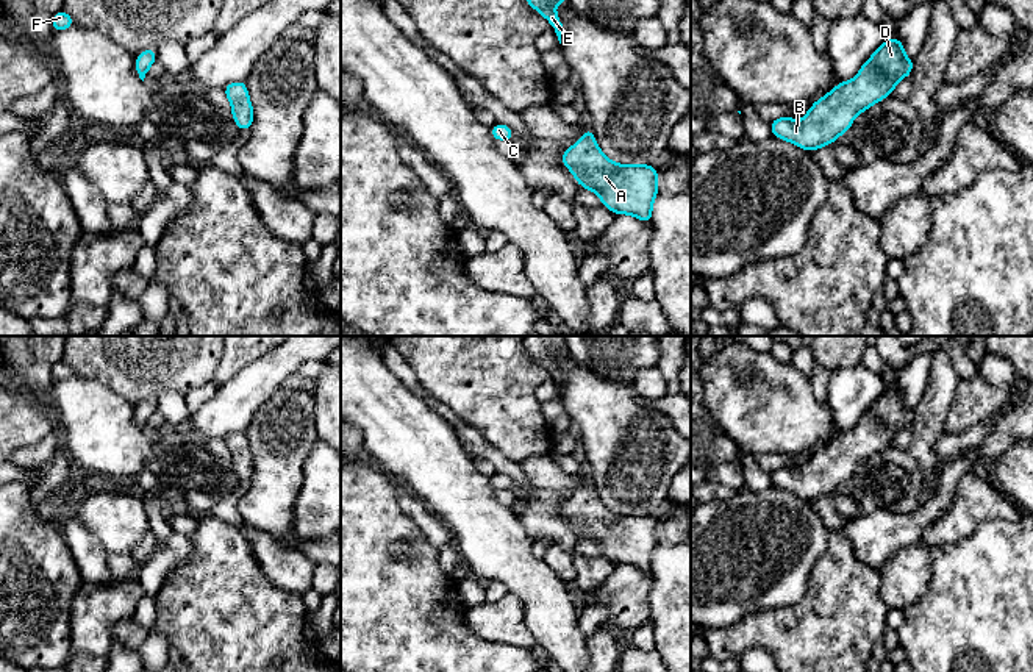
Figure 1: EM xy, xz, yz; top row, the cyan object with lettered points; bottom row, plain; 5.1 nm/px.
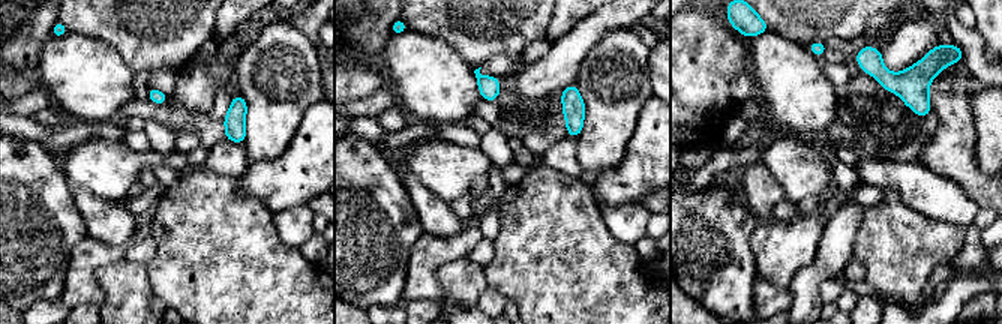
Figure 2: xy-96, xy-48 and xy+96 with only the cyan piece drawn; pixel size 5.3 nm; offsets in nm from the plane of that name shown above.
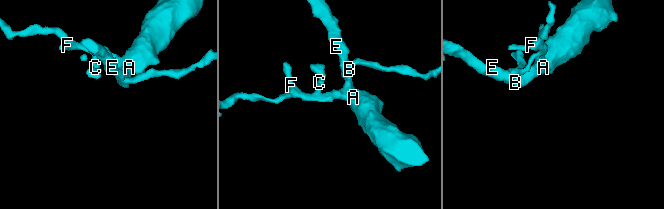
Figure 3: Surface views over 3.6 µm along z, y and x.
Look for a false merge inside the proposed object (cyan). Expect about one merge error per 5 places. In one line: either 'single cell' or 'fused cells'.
single cell

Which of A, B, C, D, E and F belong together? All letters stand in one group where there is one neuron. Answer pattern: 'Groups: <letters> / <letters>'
Groups: A B C D E F

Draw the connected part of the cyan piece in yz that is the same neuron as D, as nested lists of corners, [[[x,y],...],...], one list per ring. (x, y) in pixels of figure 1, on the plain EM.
[[[895,384],[892,391],[886,391],[863,414],[856,427],[835,436],[824,449],[817,449],[803,466],[802,472],[789,466],[772,470],[772,486],[789,491],[806,502],[822,499],[835,492],[842,483],[849,481],[853,469],[869,459],[877,452],[892,444],[895,434],[913,422],[914,411],[905,406],[903,394]]]

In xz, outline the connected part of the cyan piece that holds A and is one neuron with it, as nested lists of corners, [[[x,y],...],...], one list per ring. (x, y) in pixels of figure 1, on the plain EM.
[[[589,477],[583,488],[563,503],[561,513],[580,536],[599,544],[605,558],[652,574],[652,556],[658,544],[656,517],[613,513],[599,499]]]

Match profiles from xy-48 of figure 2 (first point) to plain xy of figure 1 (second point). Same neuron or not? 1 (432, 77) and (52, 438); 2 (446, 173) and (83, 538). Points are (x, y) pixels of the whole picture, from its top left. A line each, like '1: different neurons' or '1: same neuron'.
1: different neurons
2: different neurons

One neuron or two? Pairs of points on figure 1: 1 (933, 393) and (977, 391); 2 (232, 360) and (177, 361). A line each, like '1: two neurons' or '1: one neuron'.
1: two neurons
2: two neurons

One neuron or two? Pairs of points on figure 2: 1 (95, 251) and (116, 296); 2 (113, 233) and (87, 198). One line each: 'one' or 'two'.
1: two
2: one

